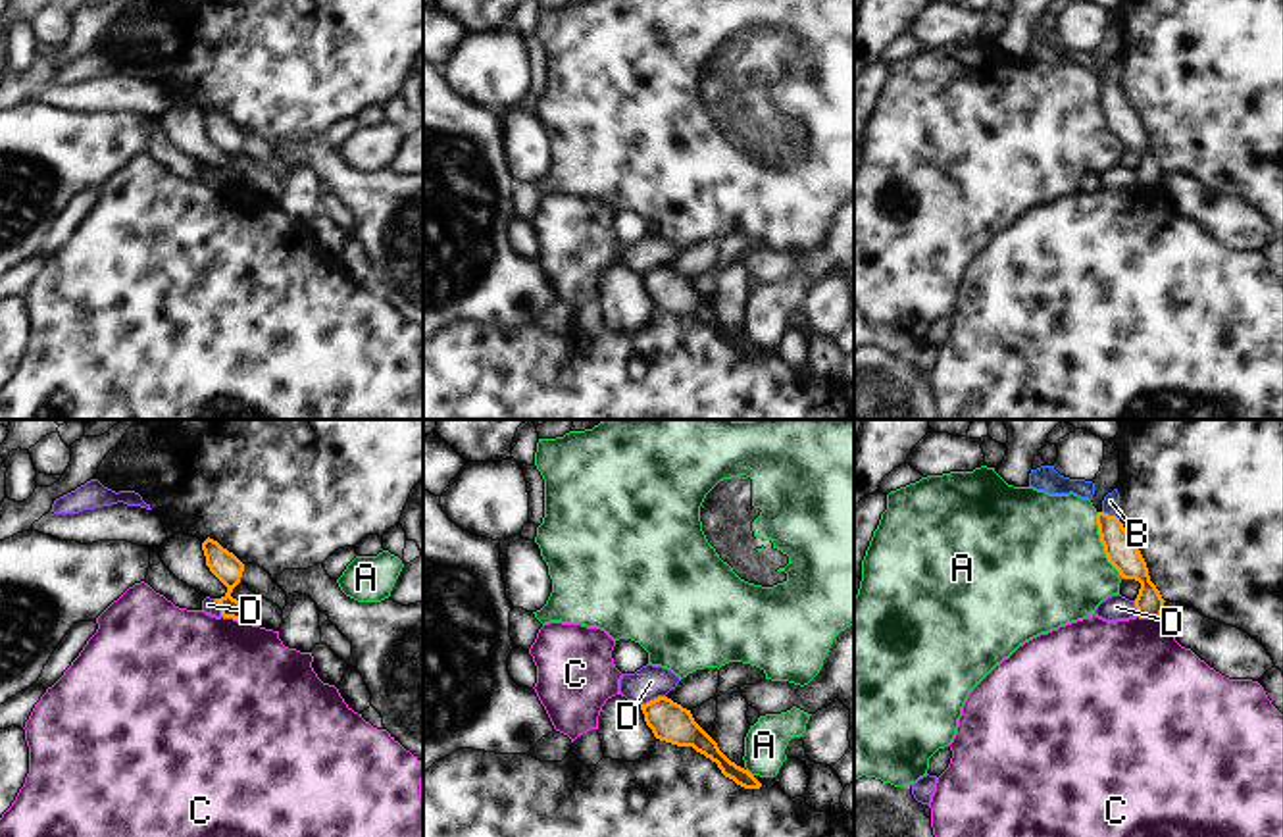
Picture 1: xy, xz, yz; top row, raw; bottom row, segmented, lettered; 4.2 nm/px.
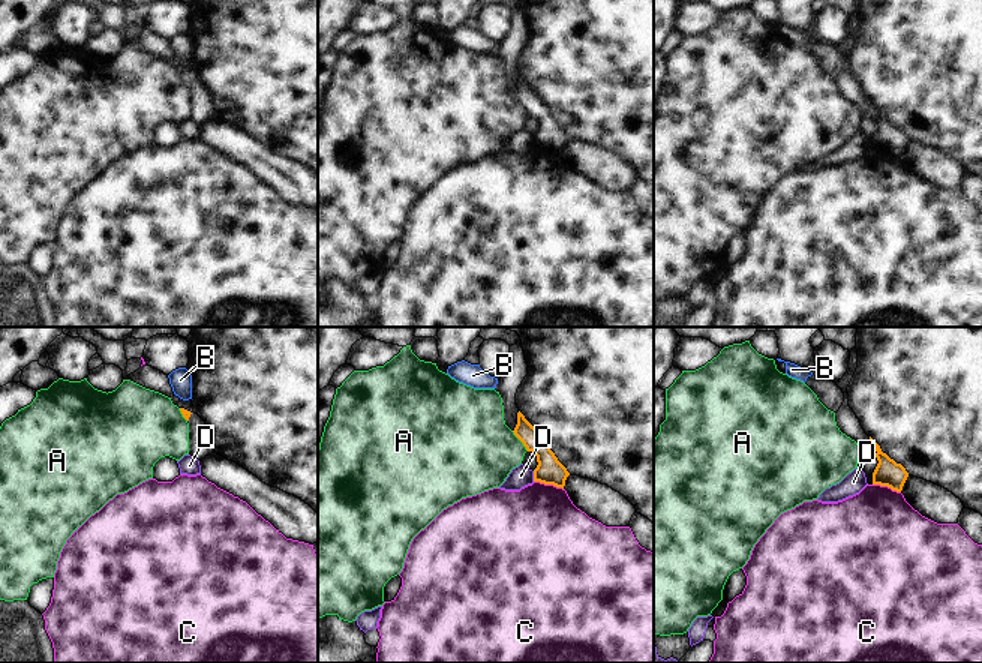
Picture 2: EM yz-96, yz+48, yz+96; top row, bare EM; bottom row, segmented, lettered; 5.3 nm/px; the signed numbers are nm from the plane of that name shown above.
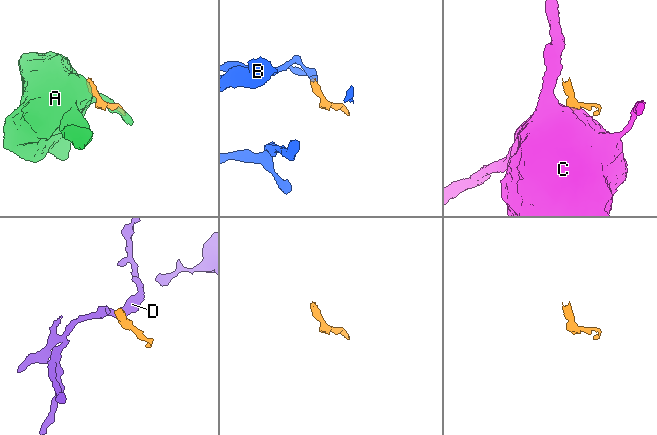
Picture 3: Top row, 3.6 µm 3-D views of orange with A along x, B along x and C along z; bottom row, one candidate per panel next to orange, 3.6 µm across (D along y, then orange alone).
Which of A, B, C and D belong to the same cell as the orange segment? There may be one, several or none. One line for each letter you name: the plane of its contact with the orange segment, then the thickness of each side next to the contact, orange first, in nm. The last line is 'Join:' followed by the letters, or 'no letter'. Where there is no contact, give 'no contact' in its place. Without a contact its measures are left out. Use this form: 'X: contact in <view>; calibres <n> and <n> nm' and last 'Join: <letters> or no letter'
B: contact in yz; calibres 140 and 70 nm
Join: B

